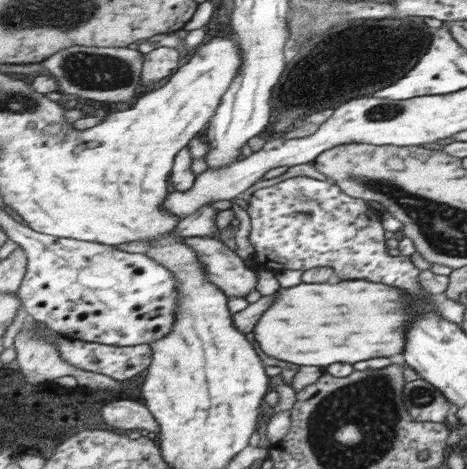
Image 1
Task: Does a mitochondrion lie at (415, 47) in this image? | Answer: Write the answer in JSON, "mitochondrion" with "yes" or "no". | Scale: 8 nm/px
{"mitochondrion":"no"}

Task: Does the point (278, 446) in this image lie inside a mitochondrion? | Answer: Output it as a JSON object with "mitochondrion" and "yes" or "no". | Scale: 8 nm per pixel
{"mitochondrion":"no"}

